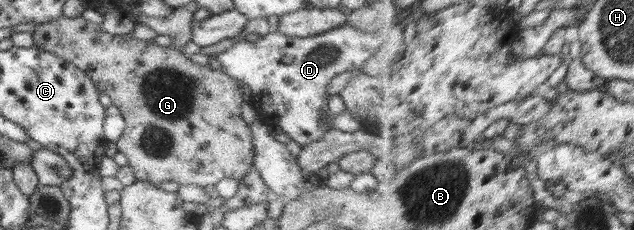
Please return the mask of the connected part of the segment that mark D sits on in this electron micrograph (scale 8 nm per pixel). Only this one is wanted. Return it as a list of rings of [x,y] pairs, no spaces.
[[[348,24],[311,37],[289,37],[269,32],[257,41],[242,38],[216,58],[226,75],[251,89],[250,102],[259,112],[258,119],[273,129],[281,127],[283,133],[305,147],[323,137],[331,128],[320,122],[322,113],[329,111],[329,82],[343,72],[361,69],[364,62],[381,47],[376,36]]]

